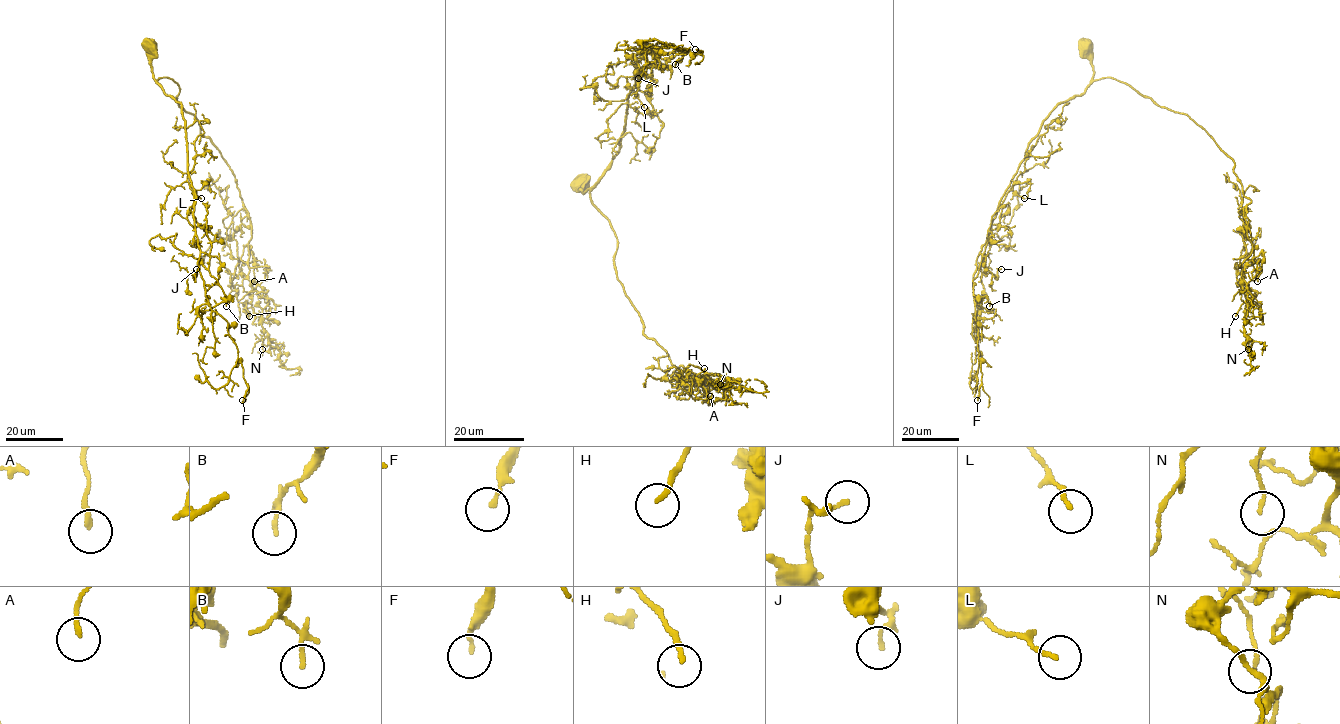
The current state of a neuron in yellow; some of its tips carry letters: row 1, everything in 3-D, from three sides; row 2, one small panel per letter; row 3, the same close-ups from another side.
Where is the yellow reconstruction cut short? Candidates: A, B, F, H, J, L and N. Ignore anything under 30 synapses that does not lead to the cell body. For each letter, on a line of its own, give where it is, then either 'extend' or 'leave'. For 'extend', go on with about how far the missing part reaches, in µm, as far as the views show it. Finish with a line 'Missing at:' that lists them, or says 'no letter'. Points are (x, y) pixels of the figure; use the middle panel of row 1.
A: (710, 396) | leave
B: (675, 64) | leave
F: (695, 49) | leave
H: (704, 368) | leave
J: (638, 78) | leave
L: (644, 107) | leave
N: (720, 384) | leave
Missing at: no letter

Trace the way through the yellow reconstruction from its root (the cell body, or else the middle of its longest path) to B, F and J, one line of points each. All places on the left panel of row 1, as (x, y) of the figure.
B: (148, 43), (152, 77), (181, 104), (197, 244), (209, 256), (209, 274), (232, 296), (226, 306)
F: (148, 43), (152, 77), (181, 104), (199, 270), (208, 304), (227, 322), (237, 349), (248, 388), (242, 400)
J: (148, 43), (152, 77), (181, 104), (185, 121), (200, 251), (196, 269)

